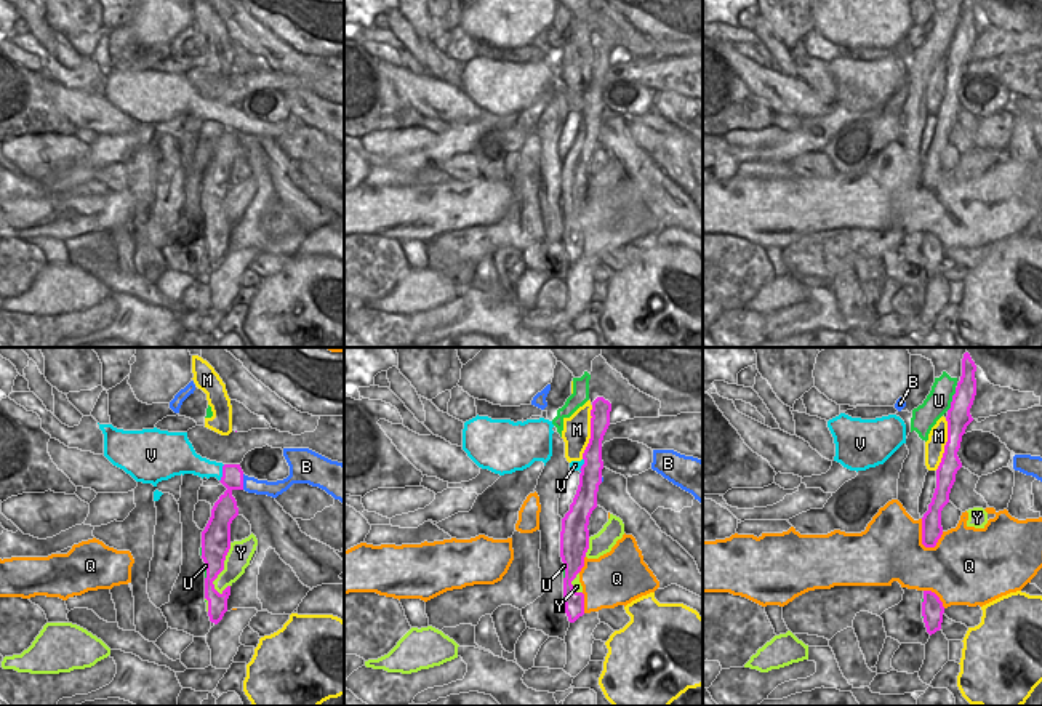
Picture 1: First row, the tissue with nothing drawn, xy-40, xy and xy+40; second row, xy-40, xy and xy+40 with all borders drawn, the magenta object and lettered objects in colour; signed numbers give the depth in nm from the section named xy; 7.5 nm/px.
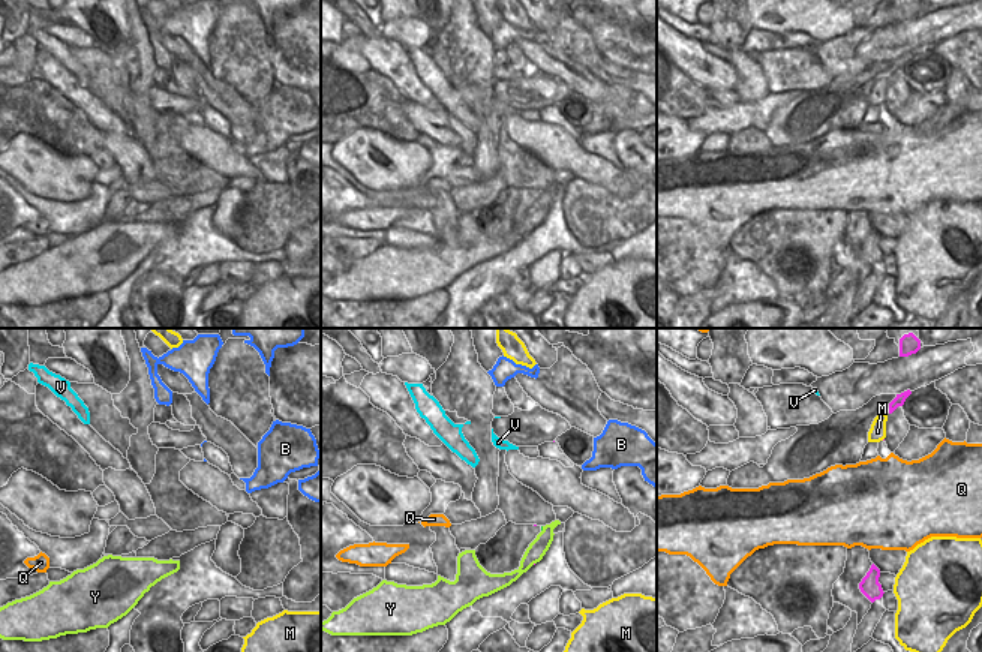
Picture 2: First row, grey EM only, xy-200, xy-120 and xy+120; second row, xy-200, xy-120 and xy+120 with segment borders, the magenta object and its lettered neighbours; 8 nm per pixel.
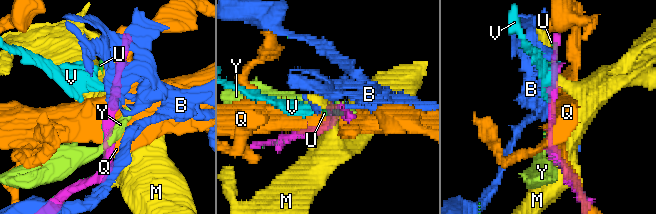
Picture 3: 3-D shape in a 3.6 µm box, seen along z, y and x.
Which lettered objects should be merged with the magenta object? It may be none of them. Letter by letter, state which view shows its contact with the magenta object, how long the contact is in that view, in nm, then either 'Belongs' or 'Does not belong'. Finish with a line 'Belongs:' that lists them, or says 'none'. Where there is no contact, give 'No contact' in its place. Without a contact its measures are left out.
B: Touches magenta in xy-40. Shared border 120 nm. Does not belong
M: Touches magenta in xy. Shared border 420 nm. Does not belong
Q: Touches magenta in xy+40. Shared border 240 nm. Does not belong
U: Touches magenta in xy+40. Shared border 190 nm. Does not belong
V: Touches magenta in xy-40. Shared border 140 nm. Does not belong
Y: Touches magenta in xy-40. Shared border 400 nm. Does not belong
Belongs: none.

